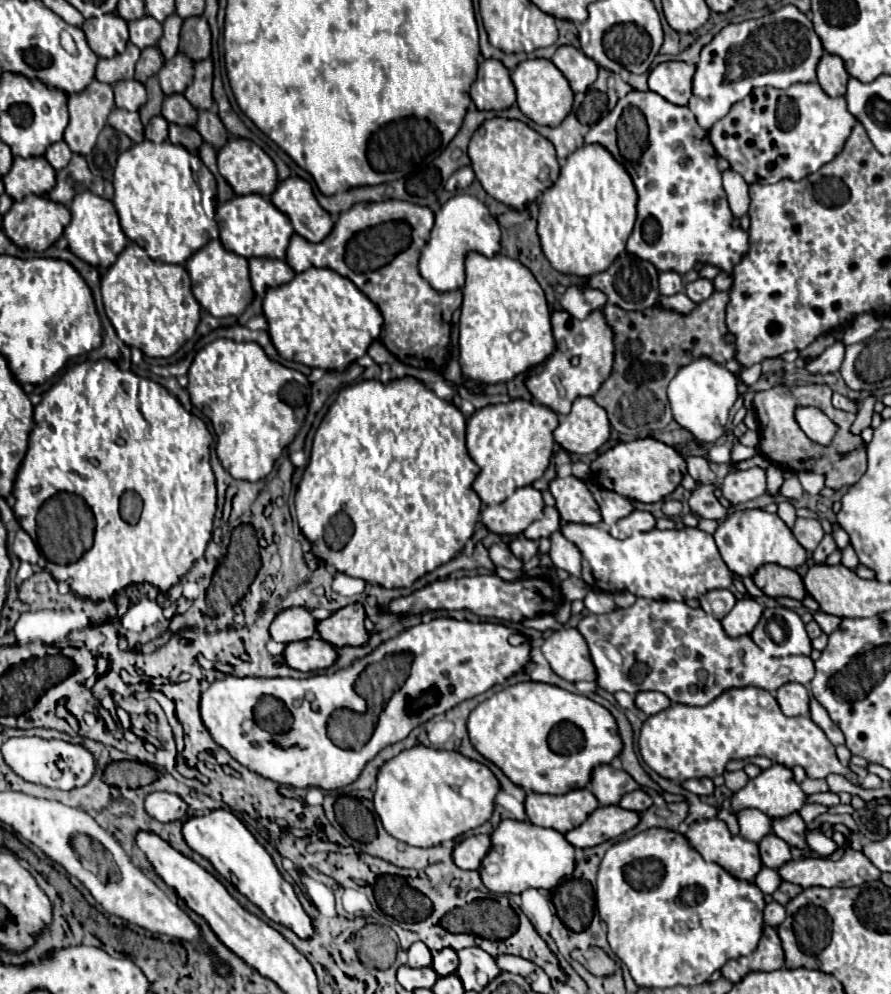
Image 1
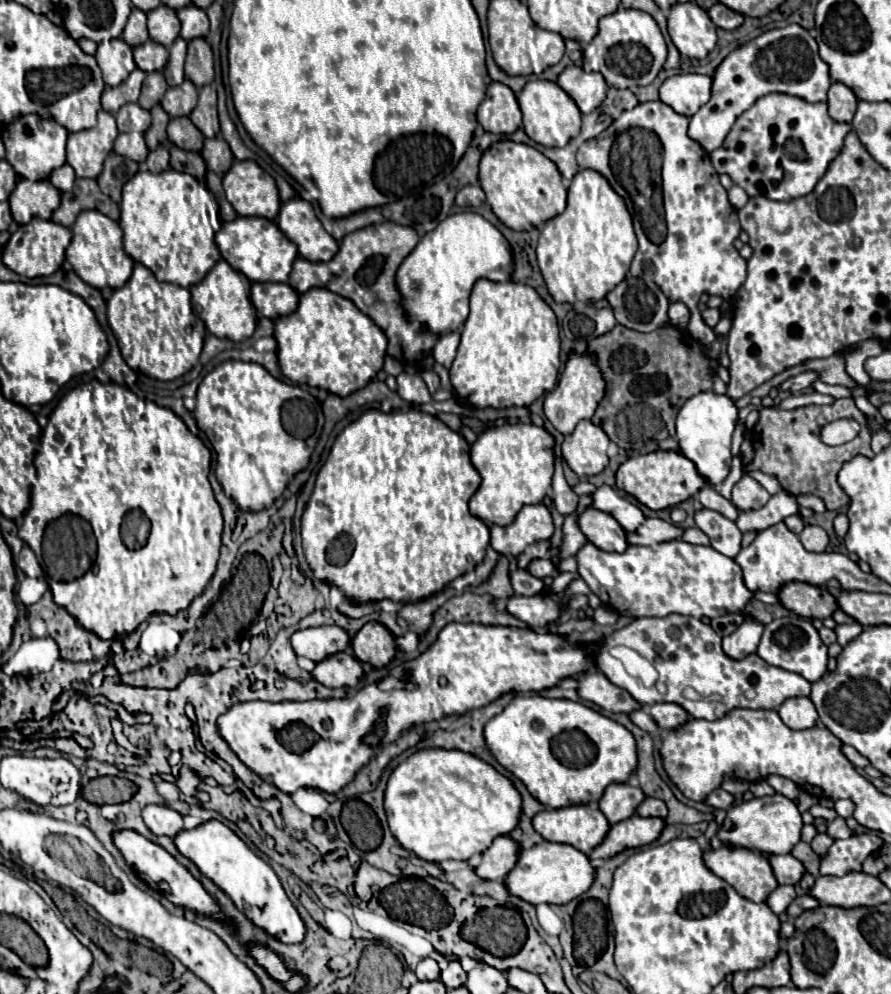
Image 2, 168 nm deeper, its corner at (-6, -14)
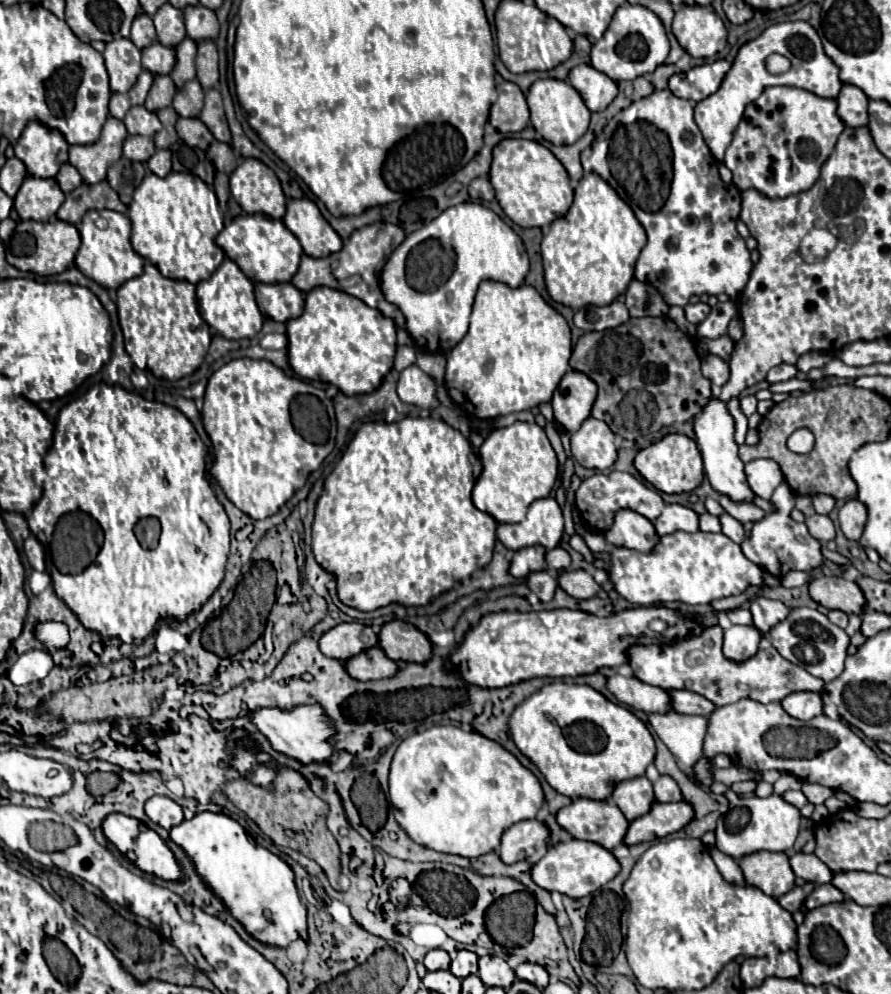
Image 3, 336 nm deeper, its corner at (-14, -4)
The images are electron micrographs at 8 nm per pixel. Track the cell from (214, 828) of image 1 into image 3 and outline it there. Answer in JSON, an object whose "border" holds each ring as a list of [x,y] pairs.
{"border":[[[199,812],[169,830],[169,836],[191,858],[205,886],[227,906],[231,916],[259,942],[287,948],[293,940],[307,940],[307,910],[299,900],[295,876],[287,862],[259,846],[233,818]]]}

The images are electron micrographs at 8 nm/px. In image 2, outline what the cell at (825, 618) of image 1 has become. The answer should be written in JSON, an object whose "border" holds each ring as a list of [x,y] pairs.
{"border":[[[841,624],[841,626],[835,628],[839,646],[845,646],[849,640],[853,640],[855,636],[859,636],[861,632],[863,632],[863,626],[861,624]]]}

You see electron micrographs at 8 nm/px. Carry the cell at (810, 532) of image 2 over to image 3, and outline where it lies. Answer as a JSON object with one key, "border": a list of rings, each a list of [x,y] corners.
{"border":[[[813,514],[813,516],[809,516],[809,518],[805,520],[805,524],[807,524],[807,528],[809,528],[809,534],[811,534],[815,540],[819,540],[821,544],[825,544],[825,542],[829,542],[829,540],[835,538],[835,526],[833,526],[833,522],[829,520],[829,516]]]}

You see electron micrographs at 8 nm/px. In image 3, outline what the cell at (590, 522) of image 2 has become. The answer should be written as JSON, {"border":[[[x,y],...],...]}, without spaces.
{"border":[[[619,510],[615,514],[613,526],[609,528],[609,532],[605,532],[605,540],[613,546],[623,546],[649,554],[661,538],[651,520],[633,510]]]}

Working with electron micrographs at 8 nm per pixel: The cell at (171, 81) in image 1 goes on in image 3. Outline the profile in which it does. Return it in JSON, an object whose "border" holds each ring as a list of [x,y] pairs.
{"border":[[[197,80],[187,82],[173,98],[173,108],[183,118],[197,118],[203,108],[203,88]]]}

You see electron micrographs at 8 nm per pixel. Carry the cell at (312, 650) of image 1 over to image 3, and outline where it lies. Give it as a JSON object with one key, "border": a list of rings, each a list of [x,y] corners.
{"border":[[[379,646],[365,650],[363,654],[357,654],[355,658],[347,660],[345,668],[353,678],[363,680],[363,682],[393,678],[399,672],[399,666],[391,658],[387,658],[387,654]]]}

